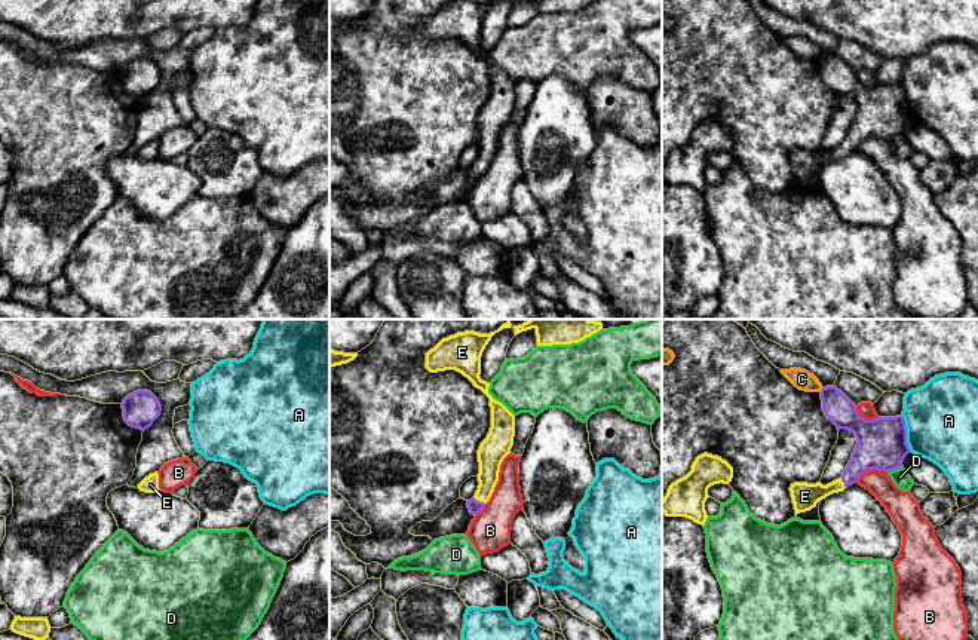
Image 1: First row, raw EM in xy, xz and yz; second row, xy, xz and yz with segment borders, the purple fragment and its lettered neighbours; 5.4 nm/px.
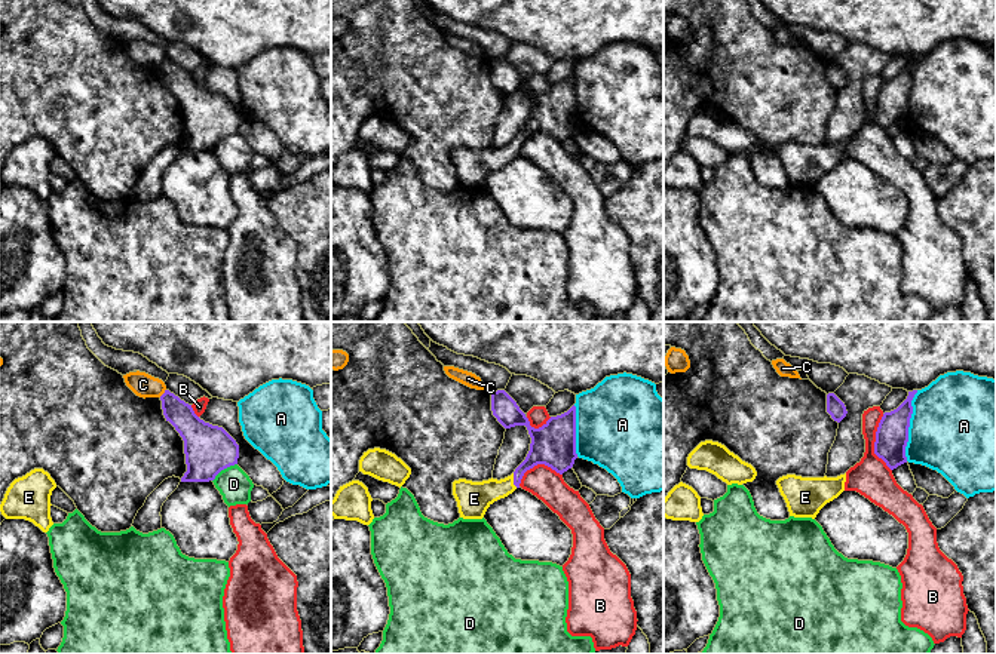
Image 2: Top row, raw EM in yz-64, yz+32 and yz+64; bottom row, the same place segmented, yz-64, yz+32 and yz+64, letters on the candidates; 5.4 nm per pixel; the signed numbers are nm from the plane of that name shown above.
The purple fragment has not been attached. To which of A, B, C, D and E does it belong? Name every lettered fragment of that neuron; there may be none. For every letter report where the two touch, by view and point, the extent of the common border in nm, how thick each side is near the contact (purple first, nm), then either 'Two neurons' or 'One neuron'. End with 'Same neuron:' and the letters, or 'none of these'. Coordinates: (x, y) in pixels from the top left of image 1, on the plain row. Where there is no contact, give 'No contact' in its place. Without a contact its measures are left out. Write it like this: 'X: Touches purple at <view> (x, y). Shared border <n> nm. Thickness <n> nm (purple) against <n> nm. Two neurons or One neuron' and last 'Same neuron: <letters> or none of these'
A: Touches purple at yz (906, 101). Shared border 200 nm. Thickness 280 nm (purple) against 400 nm. Two neurons
B: Touches purple at yz (870, 135). Shared border 190 nm. Thickness 280 nm (purple) against 150 nm. Two neurons
C: Touches purple at yz (821, 57). Shared border 30 nm. Thickness 160 nm (purple) against 110 nm. Two neurons
D: Touches purple at yz (894, 135). Shared border 90 nm. Thickness 280 nm (purple) against 90 nm. Two neurons
E: Touches purple at xz (478, 168). Shared border 80 nm. Thickness 70 nm (purple) against 140 nm. One neuron
Same neuron: E

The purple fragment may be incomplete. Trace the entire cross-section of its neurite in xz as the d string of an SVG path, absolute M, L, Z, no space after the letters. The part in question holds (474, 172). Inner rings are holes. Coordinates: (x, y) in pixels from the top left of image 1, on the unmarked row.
M457 0L442 6L426 21L426 36L430 40L456 37L490 65L491 95L478 117L479 153L475 163L467 168L469 180L473 183L490 168L499 148L500 132L511 120L515 104L515 83L488 61L490 50L479 45L482 19L494 1Z

